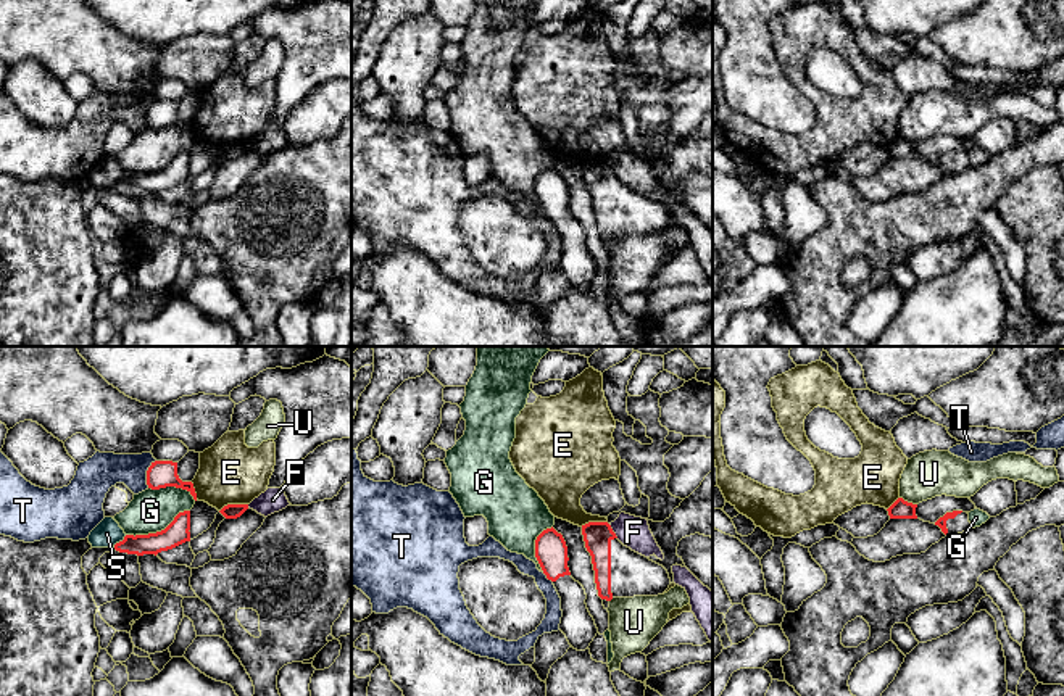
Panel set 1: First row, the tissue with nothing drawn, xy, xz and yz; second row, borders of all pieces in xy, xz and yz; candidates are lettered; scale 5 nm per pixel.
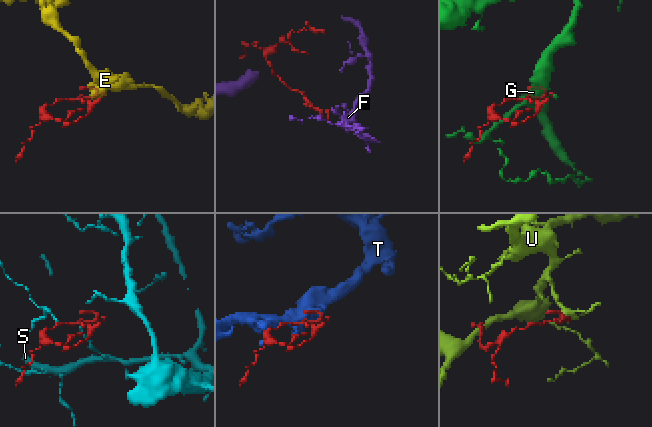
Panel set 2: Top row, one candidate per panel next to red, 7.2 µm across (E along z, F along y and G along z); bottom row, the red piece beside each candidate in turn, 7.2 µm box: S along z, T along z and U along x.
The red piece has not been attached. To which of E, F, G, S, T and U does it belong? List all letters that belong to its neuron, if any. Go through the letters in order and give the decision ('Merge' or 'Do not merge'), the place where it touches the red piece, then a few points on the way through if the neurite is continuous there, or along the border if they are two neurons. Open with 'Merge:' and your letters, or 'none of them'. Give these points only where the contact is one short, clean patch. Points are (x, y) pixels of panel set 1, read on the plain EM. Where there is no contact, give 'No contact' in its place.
Merge: none of them
E: Do not merge. Touches red at xy (232, 144). Boundary: xy (247, 142), (228, 142), (220, 150)
F: Do not merge. Touches red at xz (611, 169). Boundary: xz (608, 163), (618, 176)
G: Do not merge. Touches red at xy (157, 171)
S: Do not merge. Touches red at xy (120, 181). Boundary: xy (126, 174), (113, 187)
T: Do not merge. Touches red at xy (147, 113)
U: Do not merge. Touches red at yz (906, 140). Boundary: yz (900, 136), (916, 144)

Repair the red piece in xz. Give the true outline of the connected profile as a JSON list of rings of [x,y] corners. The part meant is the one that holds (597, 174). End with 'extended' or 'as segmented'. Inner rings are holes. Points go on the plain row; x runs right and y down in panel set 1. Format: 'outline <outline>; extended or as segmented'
outline [[[588,161],[582,174],[605,248],[613,237],[658,235],[669,227],[667,209],[624,185],[608,161]]]; extended

